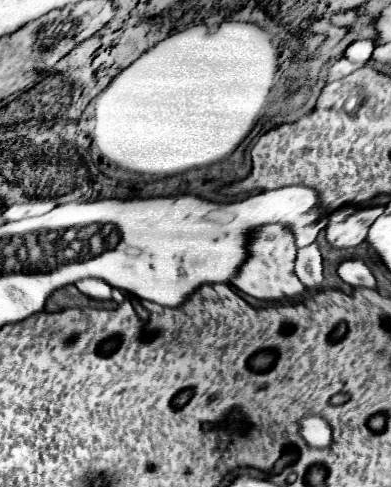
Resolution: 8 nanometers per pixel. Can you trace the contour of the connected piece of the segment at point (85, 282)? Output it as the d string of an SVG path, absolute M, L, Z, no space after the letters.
M81 279L75 285L83 295L87 295L91 299L97 299L97 301L111 299L111 287L103 279Z

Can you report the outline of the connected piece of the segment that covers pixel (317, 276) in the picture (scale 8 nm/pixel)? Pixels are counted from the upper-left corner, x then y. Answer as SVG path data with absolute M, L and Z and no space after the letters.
M317 243L307 245L297 251L295 273L307 289L319 287L319 283L323 281L323 259L321 259Z

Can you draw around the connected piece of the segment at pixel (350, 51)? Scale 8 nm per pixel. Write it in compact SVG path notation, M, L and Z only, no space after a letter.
M355 41L347 47L345 51L345 57L349 61L357 61L357 63L367 63L373 55L373 49L375 49L375 41Z

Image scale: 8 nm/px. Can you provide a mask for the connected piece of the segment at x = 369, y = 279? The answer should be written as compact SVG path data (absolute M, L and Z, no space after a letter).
M347 259L339 265L339 277L353 285L353 287L359 287L359 285L365 285L365 287L375 287L375 277L373 273L369 271L369 267L365 265L363 259Z

